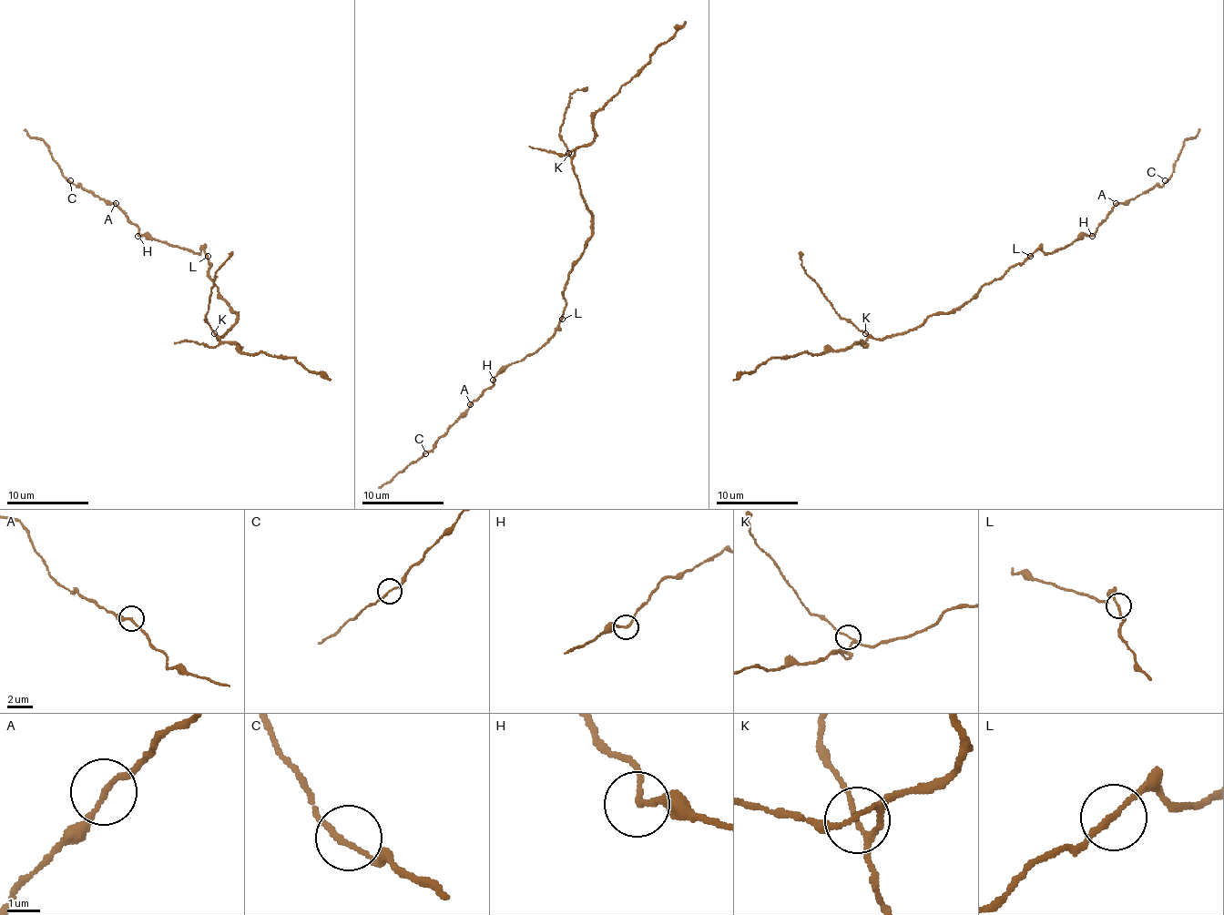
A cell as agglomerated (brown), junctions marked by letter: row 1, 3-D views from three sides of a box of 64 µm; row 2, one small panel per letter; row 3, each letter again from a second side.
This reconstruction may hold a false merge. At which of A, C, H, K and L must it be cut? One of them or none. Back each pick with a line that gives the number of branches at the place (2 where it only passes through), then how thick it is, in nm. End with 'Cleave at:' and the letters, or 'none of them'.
Cleave at: none of them

